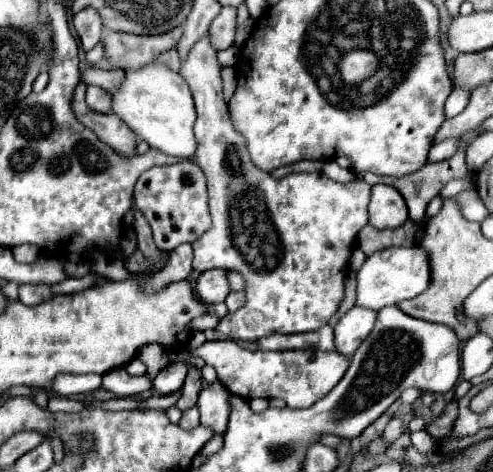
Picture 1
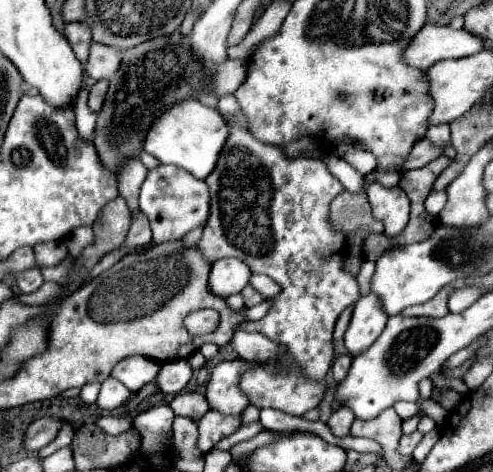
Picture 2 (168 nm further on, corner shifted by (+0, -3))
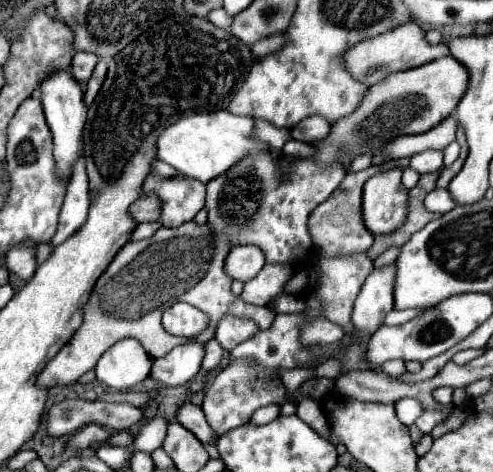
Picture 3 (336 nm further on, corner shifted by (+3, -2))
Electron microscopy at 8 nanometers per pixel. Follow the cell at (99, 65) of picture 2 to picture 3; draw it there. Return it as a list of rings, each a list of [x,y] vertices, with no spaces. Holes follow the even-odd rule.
[[[76,52],[72,56],[72,64],[70,64],[70,74],[74,76],[74,80],[78,82],[88,82],[92,76],[92,70],[98,62],[98,56],[90,54],[90,52]]]

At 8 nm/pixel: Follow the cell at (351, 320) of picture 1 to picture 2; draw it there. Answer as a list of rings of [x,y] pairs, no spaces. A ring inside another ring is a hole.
[[[373,293],[361,297],[355,303],[353,317],[349,323],[349,329],[345,333],[345,347],[351,357],[357,357],[365,349],[373,345],[373,341],[381,335],[387,323],[387,315],[377,303],[377,297]]]

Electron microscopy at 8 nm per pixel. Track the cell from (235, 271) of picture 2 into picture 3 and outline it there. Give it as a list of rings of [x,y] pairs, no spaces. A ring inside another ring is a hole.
[[[234,246],[226,258],[226,272],[242,282],[254,278],[266,264],[262,250],[258,246]]]

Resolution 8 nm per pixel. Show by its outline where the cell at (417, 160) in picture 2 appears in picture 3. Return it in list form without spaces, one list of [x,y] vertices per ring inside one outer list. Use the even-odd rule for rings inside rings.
[[[400,158],[400,160],[392,160],[388,164],[382,164],[382,166],[370,166],[362,172],[348,172],[348,176],[340,182],[340,186],[320,204],[316,206],[316,210],[310,214],[308,218],[308,232],[314,240],[314,246],[318,248],[320,256],[326,256],[326,258],[334,258],[334,256],[352,256],[352,254],[360,254],[360,252],[366,252],[372,242],[374,242],[374,236],[366,230],[364,222],[362,222],[362,212],[360,212],[360,204],[362,204],[362,186],[364,182],[382,172],[382,170],[388,170],[392,166],[402,166],[406,168],[408,166],[408,158]]]

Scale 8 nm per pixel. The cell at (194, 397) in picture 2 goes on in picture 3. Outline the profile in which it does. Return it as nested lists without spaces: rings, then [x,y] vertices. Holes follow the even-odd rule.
[[[184,404],[178,410],[178,422],[188,428],[202,444],[214,444],[218,440],[218,436],[214,436],[214,432],[210,432],[210,426],[206,424],[204,412],[200,406],[194,404]]]

